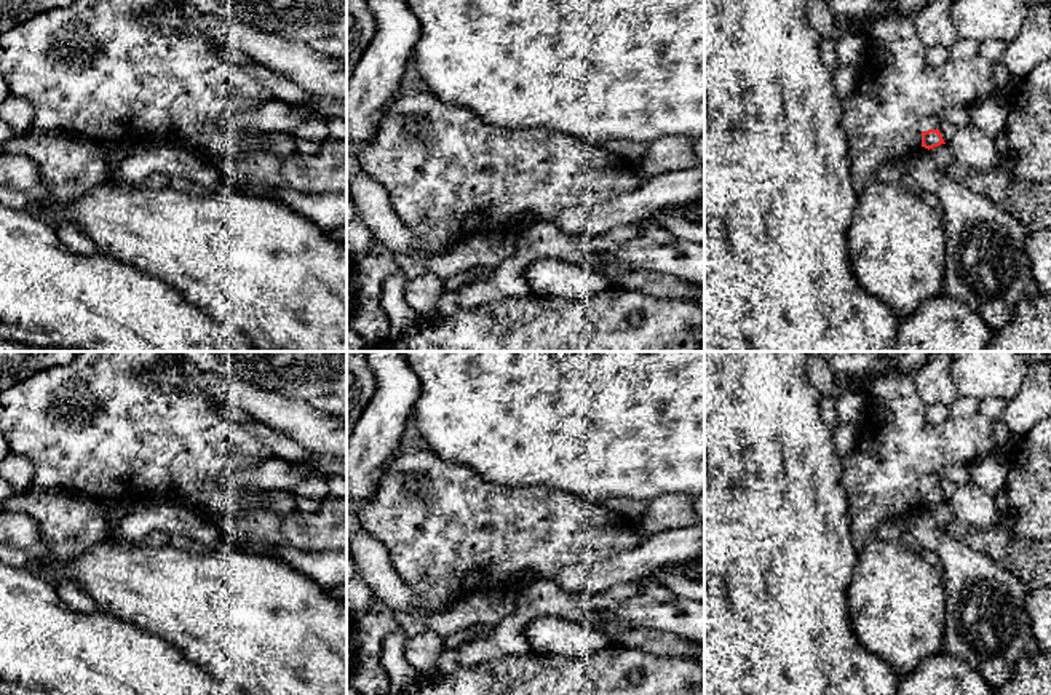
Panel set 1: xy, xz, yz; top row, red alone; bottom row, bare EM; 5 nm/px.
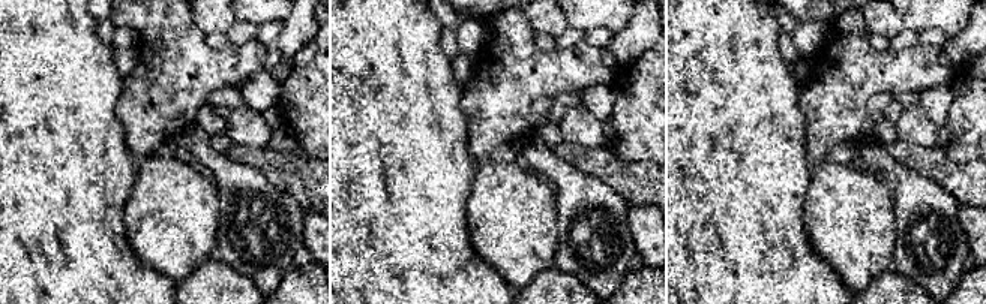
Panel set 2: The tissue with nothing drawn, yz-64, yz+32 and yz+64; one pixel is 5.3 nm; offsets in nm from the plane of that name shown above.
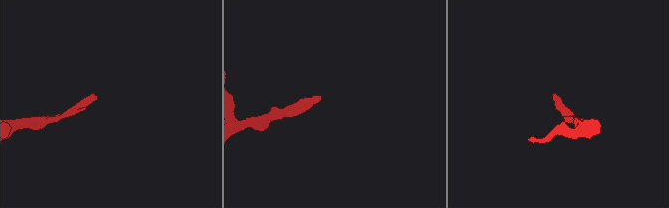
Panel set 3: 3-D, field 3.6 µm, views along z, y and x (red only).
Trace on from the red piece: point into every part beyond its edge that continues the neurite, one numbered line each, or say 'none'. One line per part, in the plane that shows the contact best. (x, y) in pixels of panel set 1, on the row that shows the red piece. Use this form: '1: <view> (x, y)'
1: yz (932, 122)

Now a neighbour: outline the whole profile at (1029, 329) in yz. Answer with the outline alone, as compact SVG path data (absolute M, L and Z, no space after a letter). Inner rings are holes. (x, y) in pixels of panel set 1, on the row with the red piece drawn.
M1051 296L1022 297L986 351L1051 351Z

